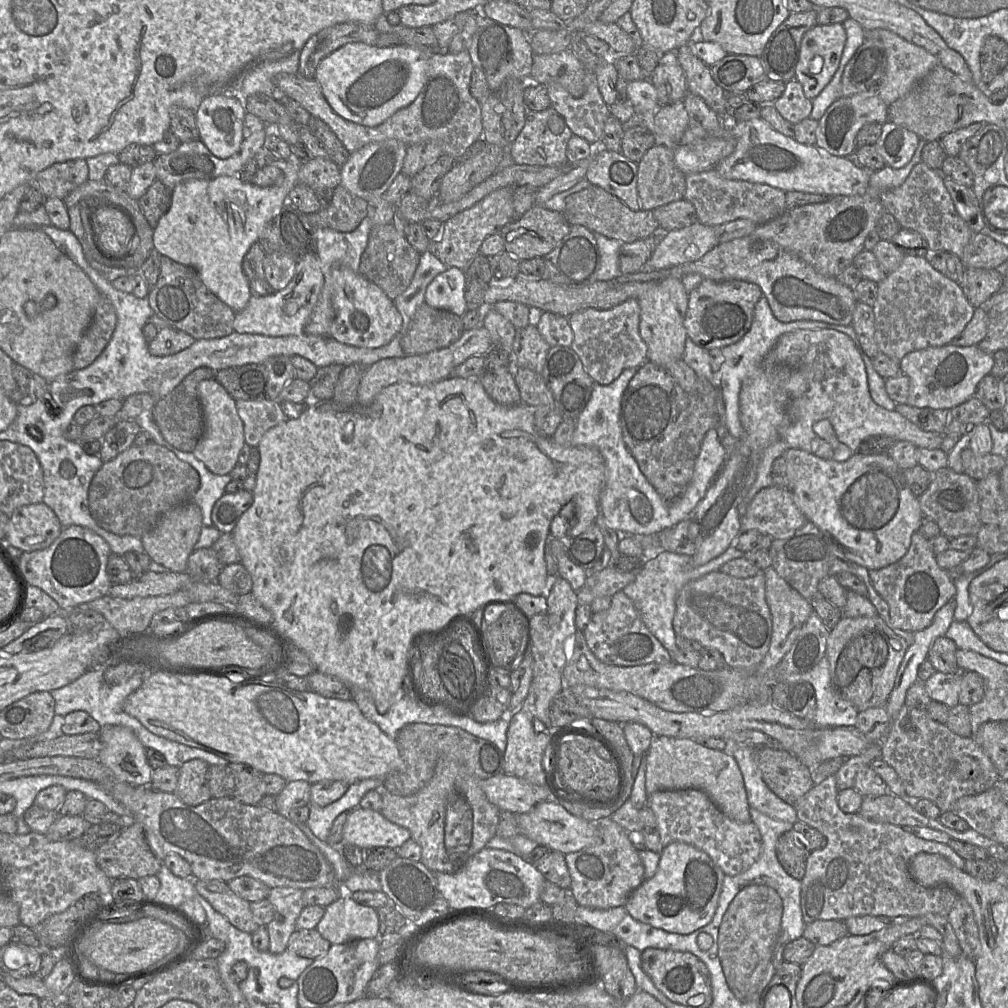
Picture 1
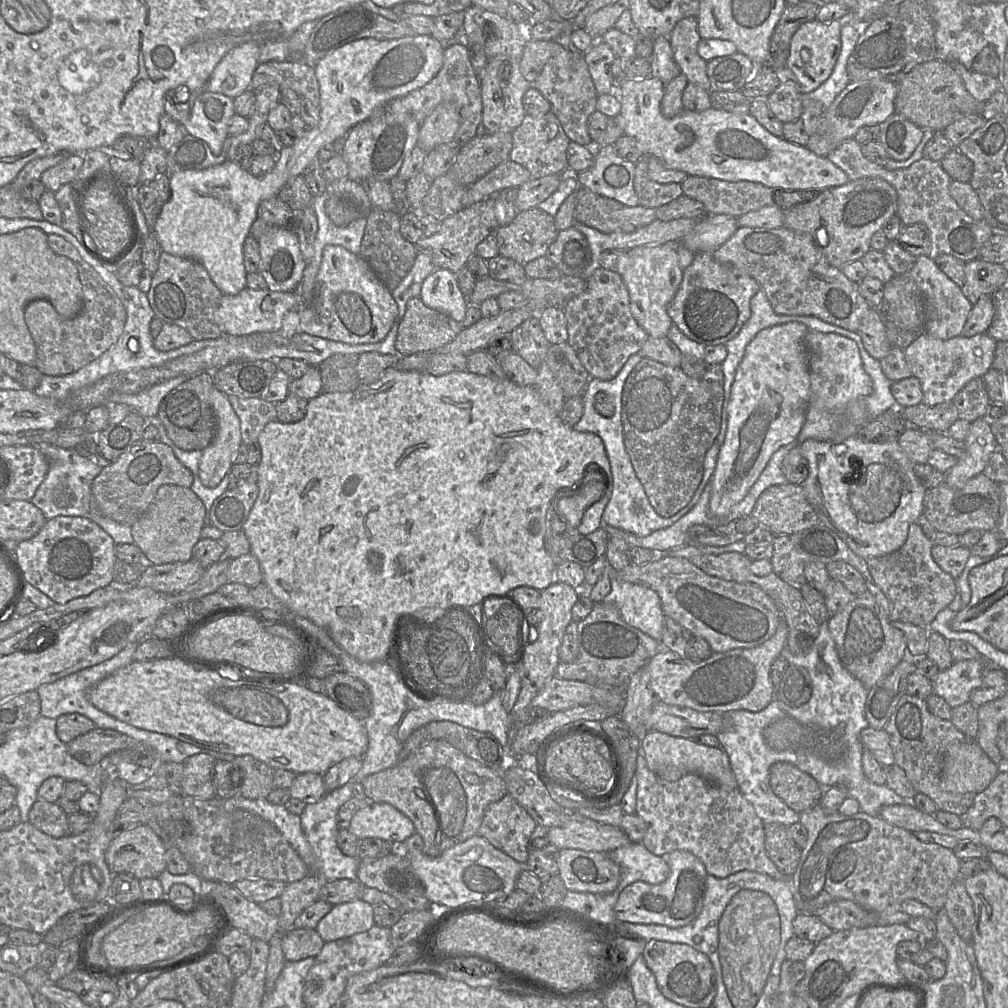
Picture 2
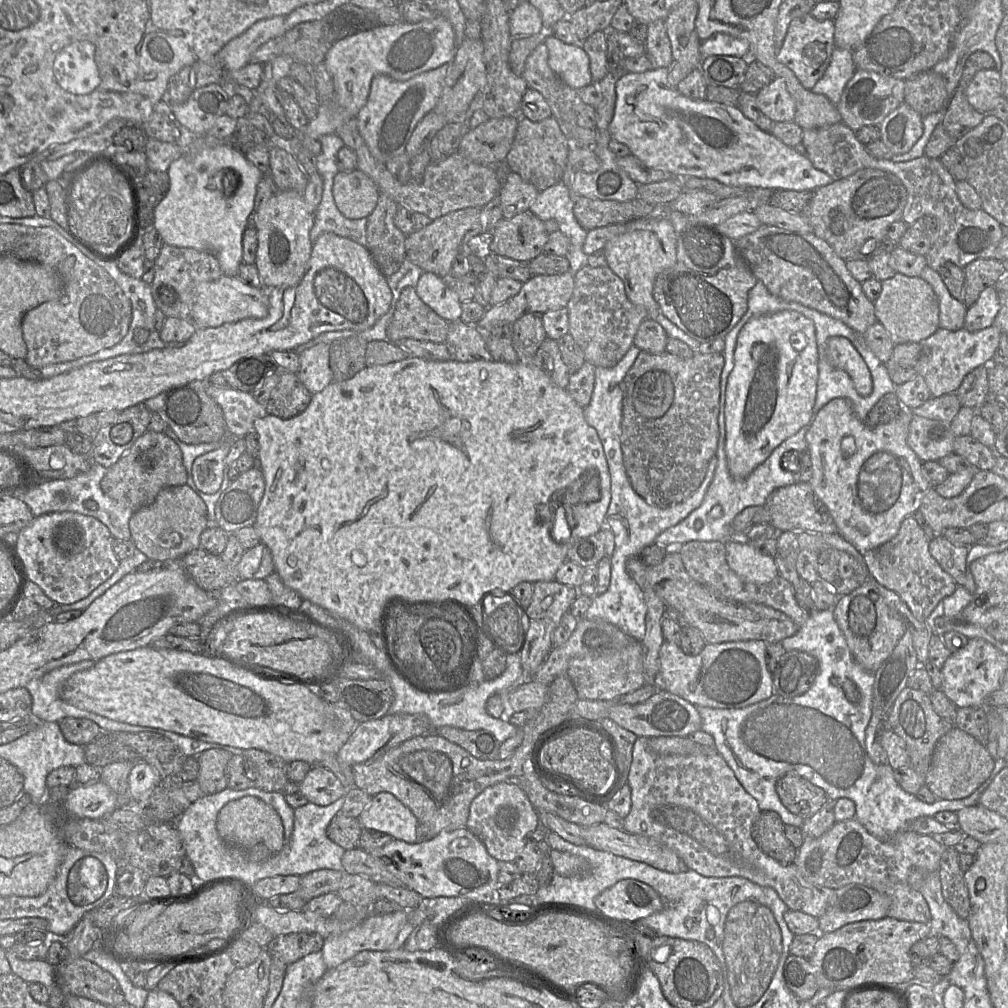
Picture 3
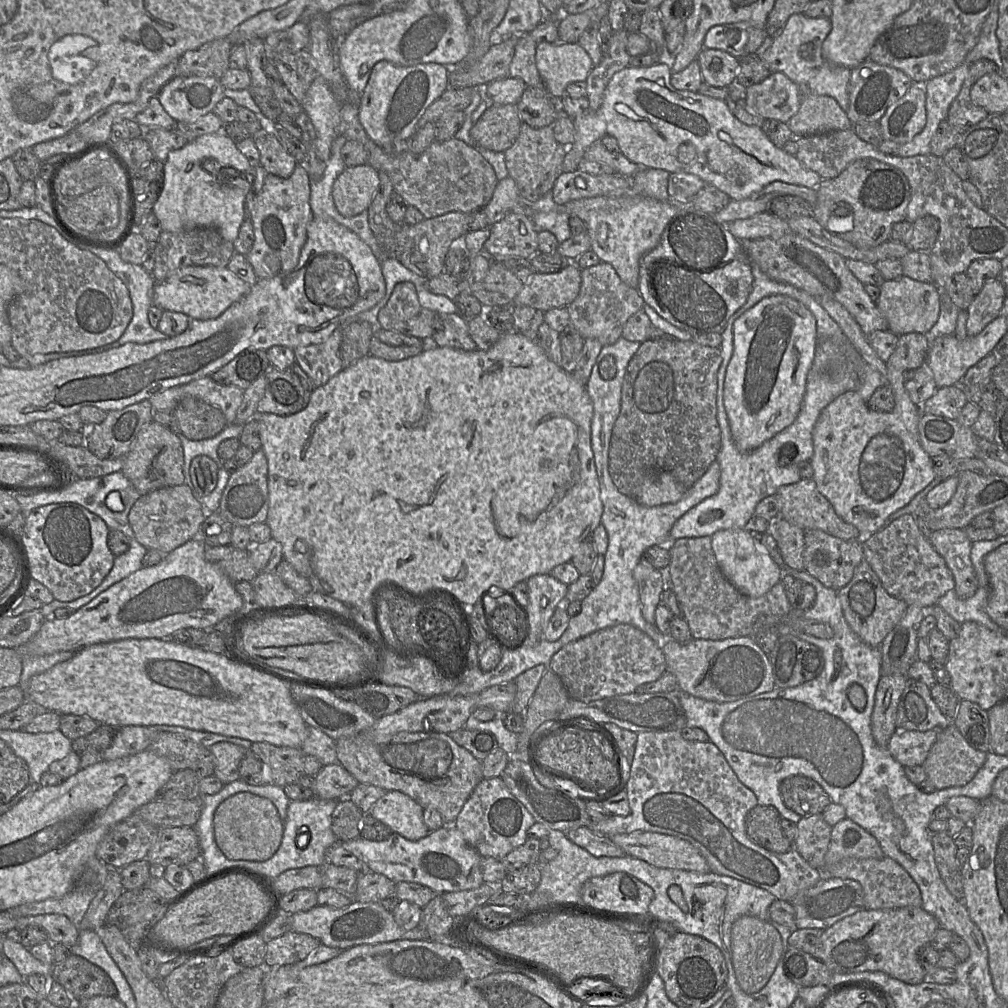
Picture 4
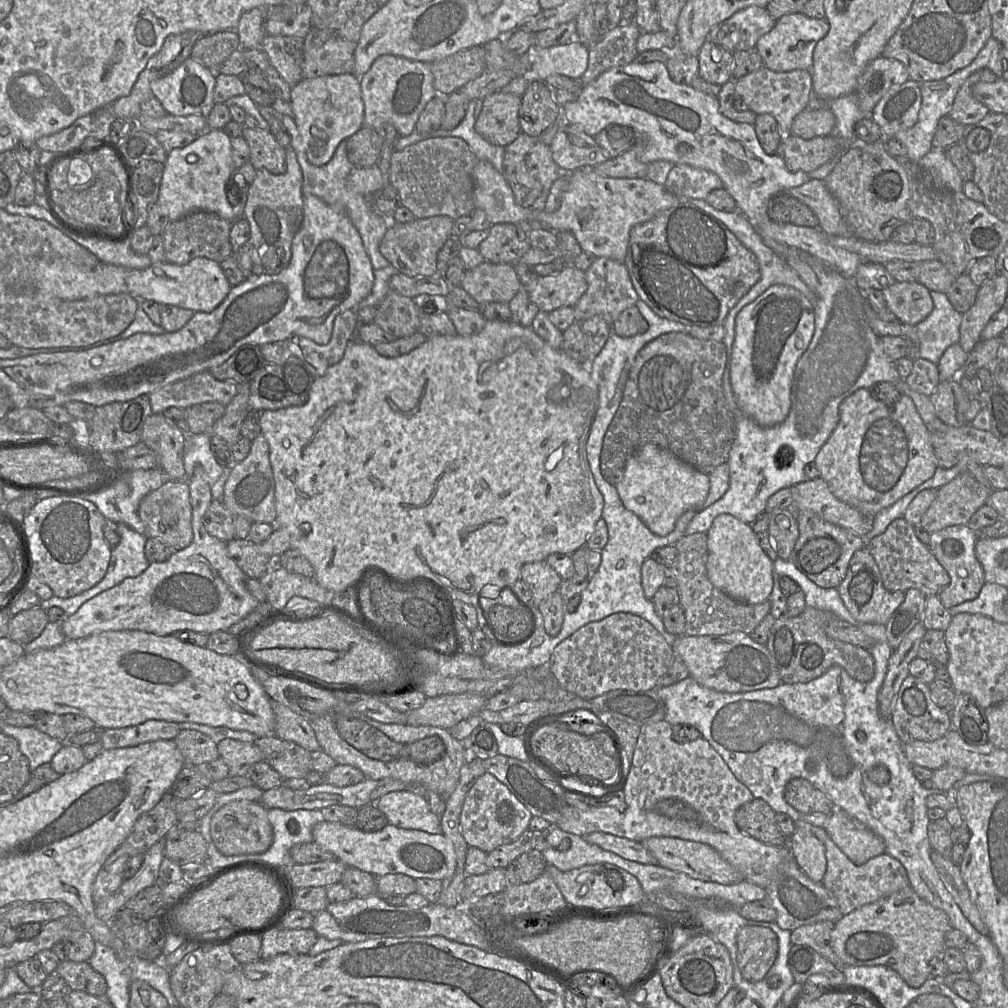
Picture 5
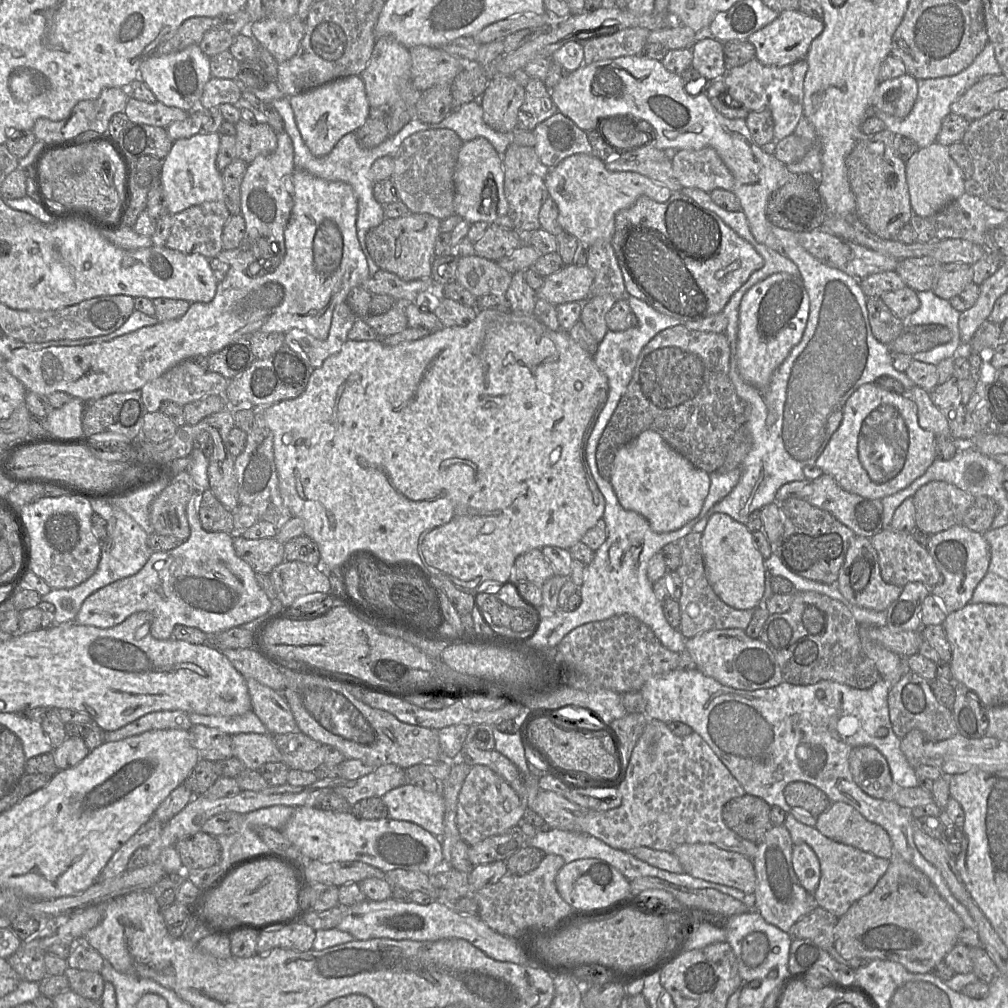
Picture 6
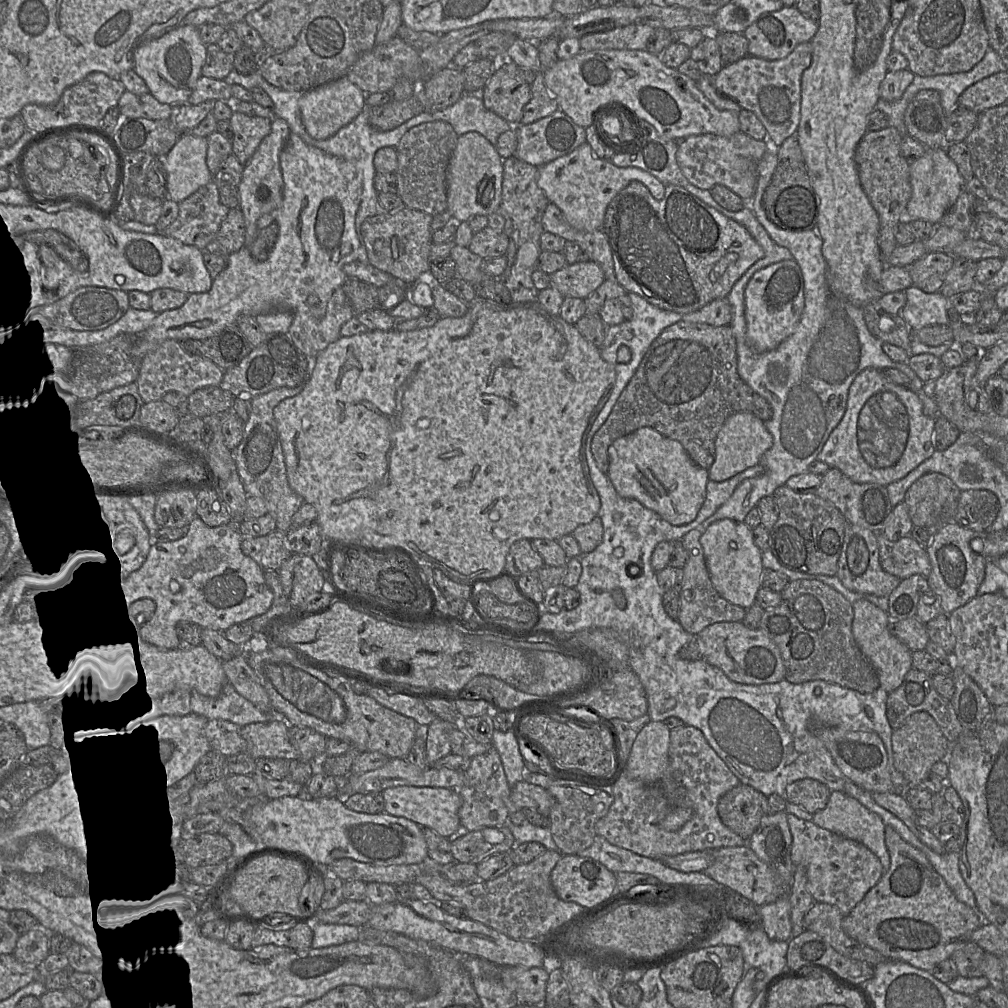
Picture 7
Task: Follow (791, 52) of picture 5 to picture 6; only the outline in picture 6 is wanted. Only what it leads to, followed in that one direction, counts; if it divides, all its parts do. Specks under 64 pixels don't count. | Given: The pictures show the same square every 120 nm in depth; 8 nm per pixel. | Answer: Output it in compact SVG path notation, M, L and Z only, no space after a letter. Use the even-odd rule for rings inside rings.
M787 10L748 37L748 41L754 45L755 59L768 66L782 67L806 59L812 41L824 30L822 20L807 16L799 10Z

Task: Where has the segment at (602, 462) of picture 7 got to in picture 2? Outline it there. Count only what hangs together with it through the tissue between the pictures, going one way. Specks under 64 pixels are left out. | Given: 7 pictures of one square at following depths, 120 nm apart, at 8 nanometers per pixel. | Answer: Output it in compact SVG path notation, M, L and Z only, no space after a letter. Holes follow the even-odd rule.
M642 358L625 381L621 417L624 445L650 504L663 517L671 517L687 506L702 481L706 452L721 429L723 380L721 364L709 365L701 378L691 378L680 367Z

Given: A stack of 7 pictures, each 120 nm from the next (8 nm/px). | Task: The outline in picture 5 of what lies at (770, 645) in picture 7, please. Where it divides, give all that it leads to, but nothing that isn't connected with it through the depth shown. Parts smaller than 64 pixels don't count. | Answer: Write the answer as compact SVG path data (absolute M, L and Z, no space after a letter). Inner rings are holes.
M743 632L725 635L677 636L672 645L699 684L718 692L743 693L775 688L782 682L774 660L765 645L760 645Z

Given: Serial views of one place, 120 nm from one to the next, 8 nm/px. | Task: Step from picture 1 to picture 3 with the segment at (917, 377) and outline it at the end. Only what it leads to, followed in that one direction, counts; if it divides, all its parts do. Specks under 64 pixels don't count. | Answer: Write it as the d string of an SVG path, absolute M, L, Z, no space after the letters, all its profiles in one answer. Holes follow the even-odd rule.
M995 325L973 333L964 328L951 331L939 327L921 342L921 353L914 370L924 378L931 397L955 393L969 372L979 366L992 363L1001 335L1002 332Z

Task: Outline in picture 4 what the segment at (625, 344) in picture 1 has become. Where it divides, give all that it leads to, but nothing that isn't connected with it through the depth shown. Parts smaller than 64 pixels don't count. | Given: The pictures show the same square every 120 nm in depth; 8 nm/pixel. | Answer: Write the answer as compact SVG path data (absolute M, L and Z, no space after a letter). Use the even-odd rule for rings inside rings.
M604 262L581 270L581 287L576 299L567 307L570 326L584 339L596 339L602 346L612 345L622 337L630 316L643 310L645 302L636 288L626 285L614 268Z

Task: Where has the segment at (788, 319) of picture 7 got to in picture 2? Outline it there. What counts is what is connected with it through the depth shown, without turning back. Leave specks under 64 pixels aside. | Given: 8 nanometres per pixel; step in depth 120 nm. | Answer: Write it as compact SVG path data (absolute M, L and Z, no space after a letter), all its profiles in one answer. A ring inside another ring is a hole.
M795 321L765 328L757 333L745 349L731 388L726 437L711 477L709 510L715 519L725 518L730 508L747 495L771 456L782 446L796 441L805 423L811 400L809 363L805 348L808 331L807 326Z

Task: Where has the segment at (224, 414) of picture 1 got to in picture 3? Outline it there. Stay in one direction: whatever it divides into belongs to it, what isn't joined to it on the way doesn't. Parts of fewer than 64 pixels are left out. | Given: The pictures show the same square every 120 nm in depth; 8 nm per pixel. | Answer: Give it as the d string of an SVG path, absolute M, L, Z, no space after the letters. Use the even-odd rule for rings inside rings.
M226 436L219 448L198 456L194 460L192 476L196 487L201 492L213 494L220 488L226 466L225 458L229 453L232 438Z

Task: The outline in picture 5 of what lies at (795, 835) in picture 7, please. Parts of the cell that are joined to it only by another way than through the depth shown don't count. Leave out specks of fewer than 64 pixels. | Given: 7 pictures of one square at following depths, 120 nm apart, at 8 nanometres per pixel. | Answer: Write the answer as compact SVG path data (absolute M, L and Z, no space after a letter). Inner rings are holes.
M801 819L794 821L794 823L796 829L802 828L804 830L809 830L824 844L827 865L826 872L821 883L834 895L843 916L851 913L861 906L871 904L888 897L889 895L910 885L904 866L900 863L900 861L888 853L883 853L874 857L862 865L856 865L829 838L823 827L814 826Z

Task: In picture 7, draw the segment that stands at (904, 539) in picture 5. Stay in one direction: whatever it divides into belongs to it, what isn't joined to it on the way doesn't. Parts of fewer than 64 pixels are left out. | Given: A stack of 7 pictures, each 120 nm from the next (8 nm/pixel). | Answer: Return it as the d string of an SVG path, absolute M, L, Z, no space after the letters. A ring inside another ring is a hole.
M877 533L879 561L887 573L905 579L919 574L928 577L931 564L925 548L910 535L898 541L888 540L884 534Z

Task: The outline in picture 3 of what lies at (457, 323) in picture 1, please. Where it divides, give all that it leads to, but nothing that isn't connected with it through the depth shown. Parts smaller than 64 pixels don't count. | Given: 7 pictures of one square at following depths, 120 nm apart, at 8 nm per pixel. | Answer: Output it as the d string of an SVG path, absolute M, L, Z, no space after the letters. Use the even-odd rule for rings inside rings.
M406 287L387 326L387 339L392 343L405 338L445 343L448 327L449 322L425 304L414 287Z

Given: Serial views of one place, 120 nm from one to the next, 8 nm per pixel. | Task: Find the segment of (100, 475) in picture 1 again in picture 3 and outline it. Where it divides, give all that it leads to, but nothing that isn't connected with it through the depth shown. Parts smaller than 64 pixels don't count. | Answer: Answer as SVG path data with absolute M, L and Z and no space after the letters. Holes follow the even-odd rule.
M147 430L114 465L107 468L100 485L105 495L135 512L153 503L163 488L186 483L187 471L179 446L165 433Z

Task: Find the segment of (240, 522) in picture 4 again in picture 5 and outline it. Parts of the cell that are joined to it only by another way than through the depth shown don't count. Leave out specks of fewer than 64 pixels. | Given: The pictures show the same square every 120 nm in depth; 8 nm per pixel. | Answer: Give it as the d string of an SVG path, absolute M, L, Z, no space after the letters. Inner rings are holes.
M260 434L252 440L248 456L231 468L224 485L222 502L235 516L244 516L252 523L262 522L276 526L274 493L275 482L269 457L269 445L266 438Z

